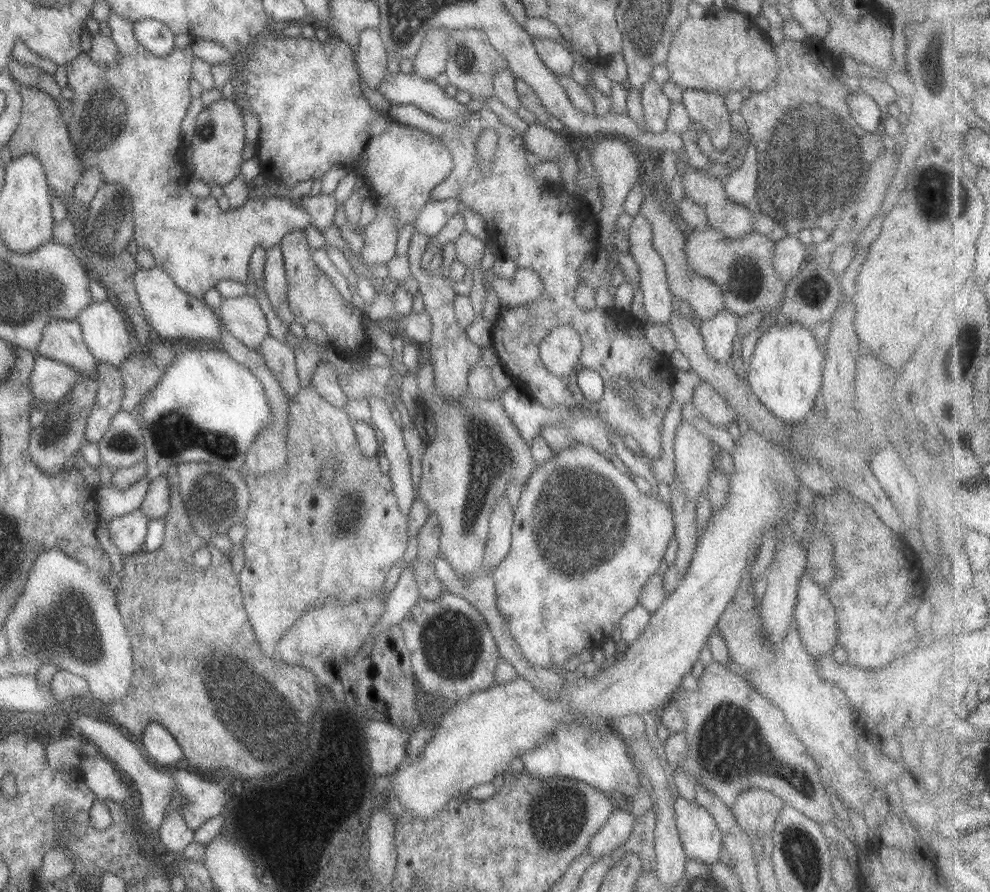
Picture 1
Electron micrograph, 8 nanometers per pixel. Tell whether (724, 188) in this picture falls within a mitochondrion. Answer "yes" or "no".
no

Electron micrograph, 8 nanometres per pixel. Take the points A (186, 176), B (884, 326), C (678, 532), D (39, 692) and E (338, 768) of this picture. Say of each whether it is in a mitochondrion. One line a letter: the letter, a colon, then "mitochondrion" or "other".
A: other
B: other
C: other
D: other
E: other

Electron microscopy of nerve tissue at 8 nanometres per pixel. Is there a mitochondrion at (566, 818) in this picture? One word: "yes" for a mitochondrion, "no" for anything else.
yes

